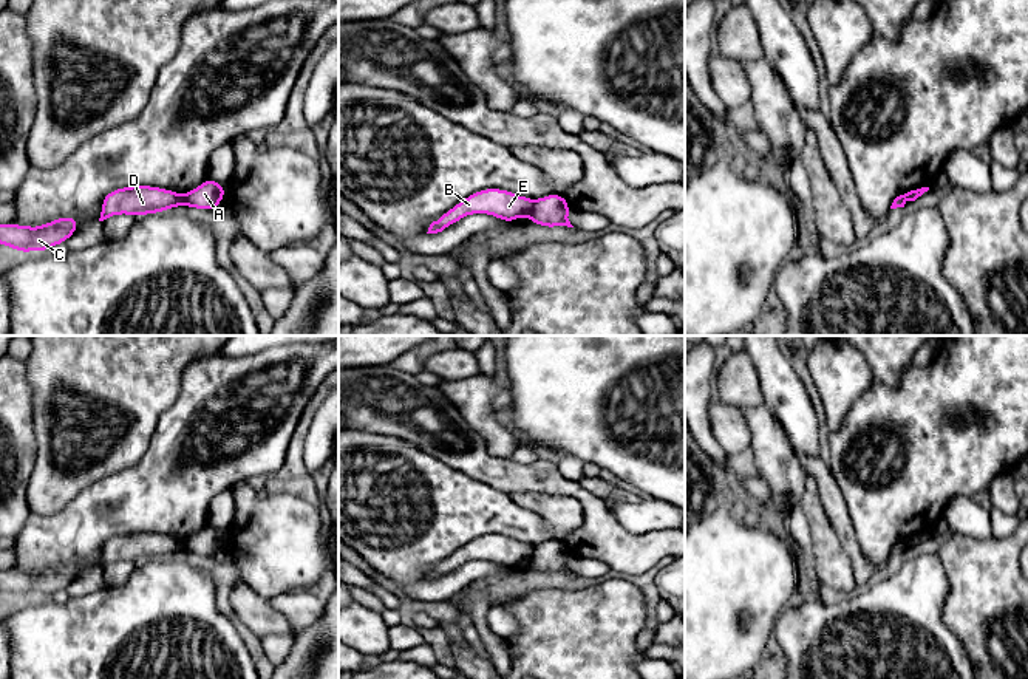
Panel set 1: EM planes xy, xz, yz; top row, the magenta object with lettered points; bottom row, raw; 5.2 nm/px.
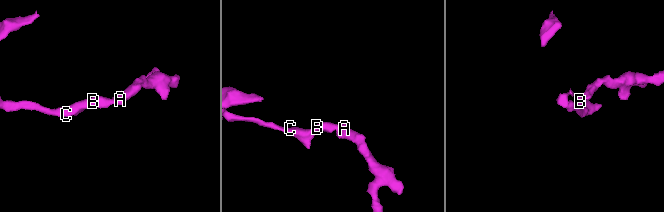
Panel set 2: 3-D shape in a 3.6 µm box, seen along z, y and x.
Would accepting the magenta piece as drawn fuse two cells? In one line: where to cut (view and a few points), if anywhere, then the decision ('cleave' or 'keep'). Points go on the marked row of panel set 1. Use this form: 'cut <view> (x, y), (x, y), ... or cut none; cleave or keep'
cut xz (534, 203), (526, 214); cleave

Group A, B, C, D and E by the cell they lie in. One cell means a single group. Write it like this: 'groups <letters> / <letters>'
groups A / B C D E

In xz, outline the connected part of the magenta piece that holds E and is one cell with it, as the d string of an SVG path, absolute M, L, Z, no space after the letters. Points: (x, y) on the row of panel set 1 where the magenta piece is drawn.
M482 189L433 221L427 234L442 232L470 213L488 213L505 223L513 223L518 217L527 215L532 206L533 200L504 189Z

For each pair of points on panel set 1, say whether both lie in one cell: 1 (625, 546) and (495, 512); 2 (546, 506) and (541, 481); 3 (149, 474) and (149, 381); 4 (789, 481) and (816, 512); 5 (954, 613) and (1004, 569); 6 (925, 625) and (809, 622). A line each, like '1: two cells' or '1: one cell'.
1: two cells
2: two cells
3: two cells
4: two cells
5: one cell
6: one cell

